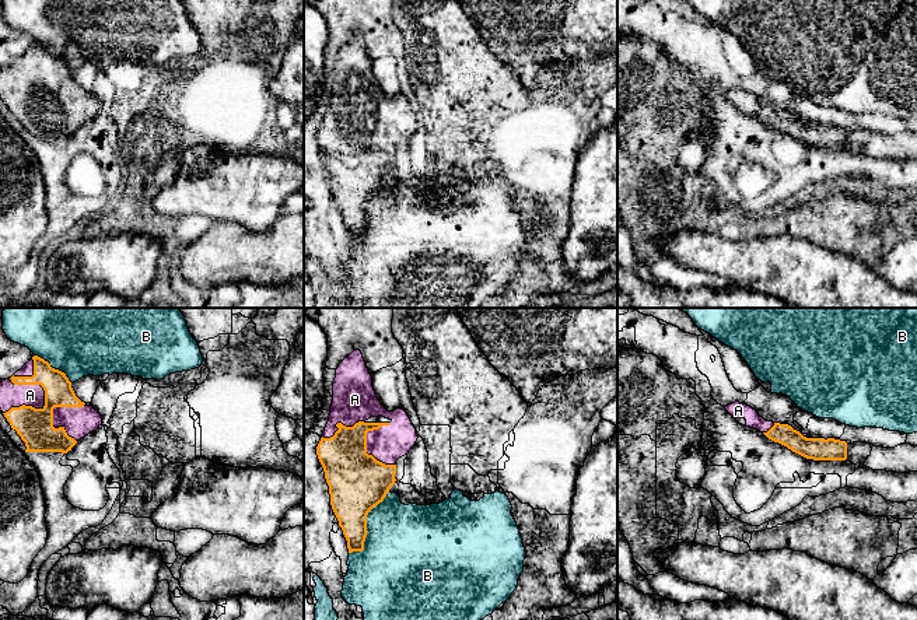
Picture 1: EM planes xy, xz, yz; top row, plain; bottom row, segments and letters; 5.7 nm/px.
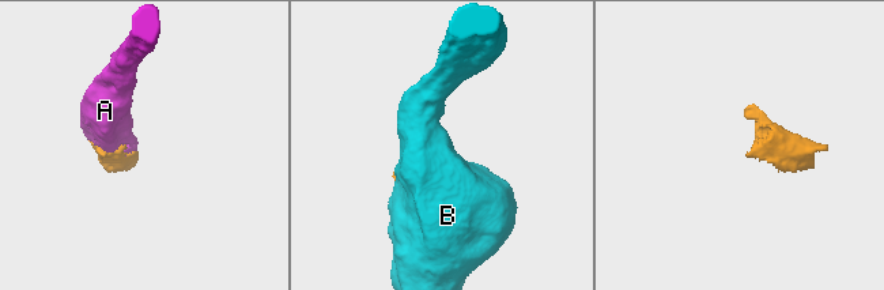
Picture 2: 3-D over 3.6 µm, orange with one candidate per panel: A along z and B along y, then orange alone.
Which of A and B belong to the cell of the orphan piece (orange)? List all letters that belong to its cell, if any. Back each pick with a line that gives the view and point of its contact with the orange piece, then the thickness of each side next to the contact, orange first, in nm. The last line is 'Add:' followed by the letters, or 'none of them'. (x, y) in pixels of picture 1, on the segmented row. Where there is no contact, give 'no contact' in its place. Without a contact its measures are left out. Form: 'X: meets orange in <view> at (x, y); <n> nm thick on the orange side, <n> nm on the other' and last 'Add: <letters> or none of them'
A: meets orange in xy at (31, 406); 200 nm thick on the orange side, 130 nm on the other
Add: A

